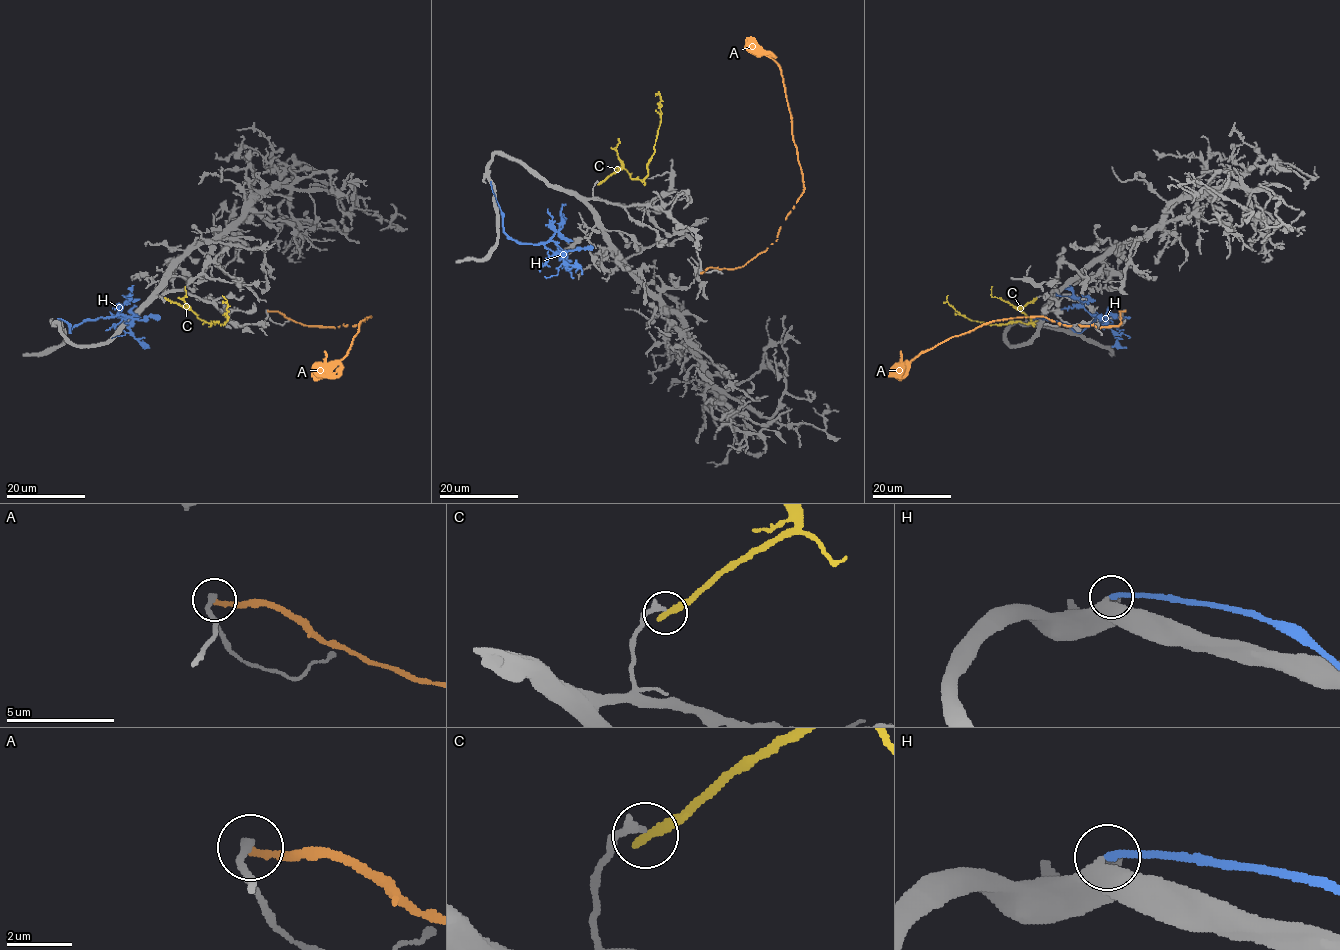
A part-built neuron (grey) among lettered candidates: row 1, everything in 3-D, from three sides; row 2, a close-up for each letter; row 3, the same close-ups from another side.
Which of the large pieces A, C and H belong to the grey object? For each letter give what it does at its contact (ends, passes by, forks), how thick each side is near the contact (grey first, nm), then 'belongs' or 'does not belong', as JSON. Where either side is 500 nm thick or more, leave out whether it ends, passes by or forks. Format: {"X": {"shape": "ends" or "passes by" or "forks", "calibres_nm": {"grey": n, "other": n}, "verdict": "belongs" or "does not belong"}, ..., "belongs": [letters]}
{"A": {"shape": "ends", "calibres_nm": {"grey": 280, "other": 220}, "verdict": "does not belong"}, "C": {"shape": "ends", "calibres_nm": {"grey": 280, "other": 340}, "verdict": "does not belong"}, "H": {"calibres_nm": {"grey": 600, "other": 260}, "verdict": "belongs"}, "belongs": ["H"]}

